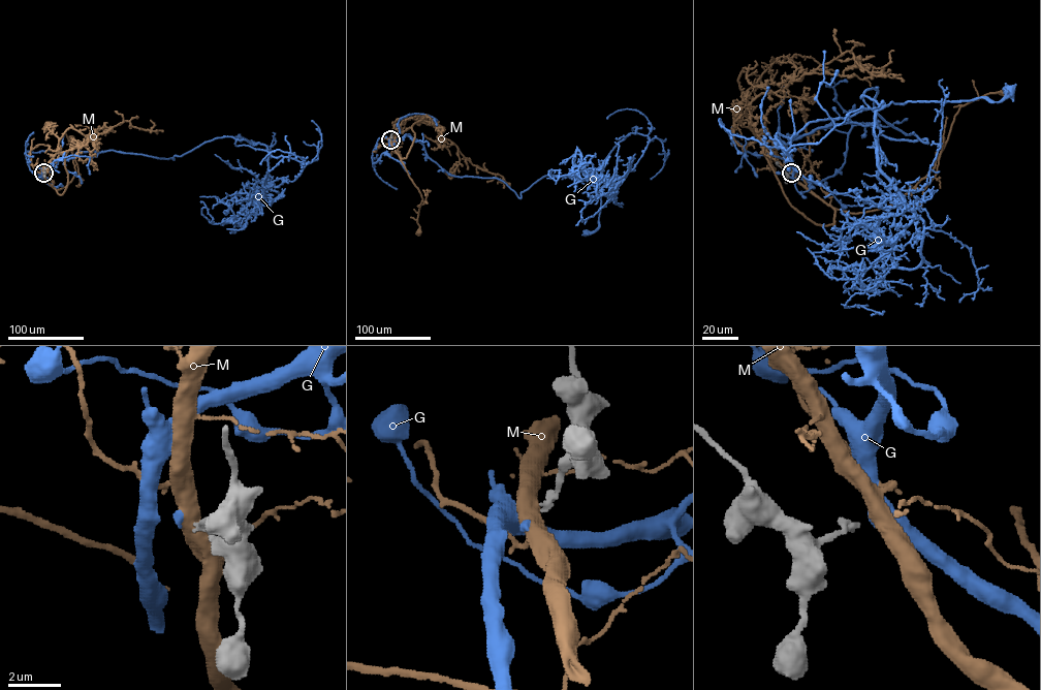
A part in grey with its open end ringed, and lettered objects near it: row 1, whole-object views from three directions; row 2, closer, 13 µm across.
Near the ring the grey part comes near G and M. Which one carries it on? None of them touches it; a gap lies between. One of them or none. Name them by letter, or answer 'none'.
G

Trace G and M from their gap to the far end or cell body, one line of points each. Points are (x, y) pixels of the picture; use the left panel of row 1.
G: (43, 173), (60, 159), (82, 152), (114, 150), (174, 159), (217, 137), (262, 144), (239, 137)
M: (43, 173), (46, 181), (56, 189), (71, 180), (75, 171), (72, 137)

